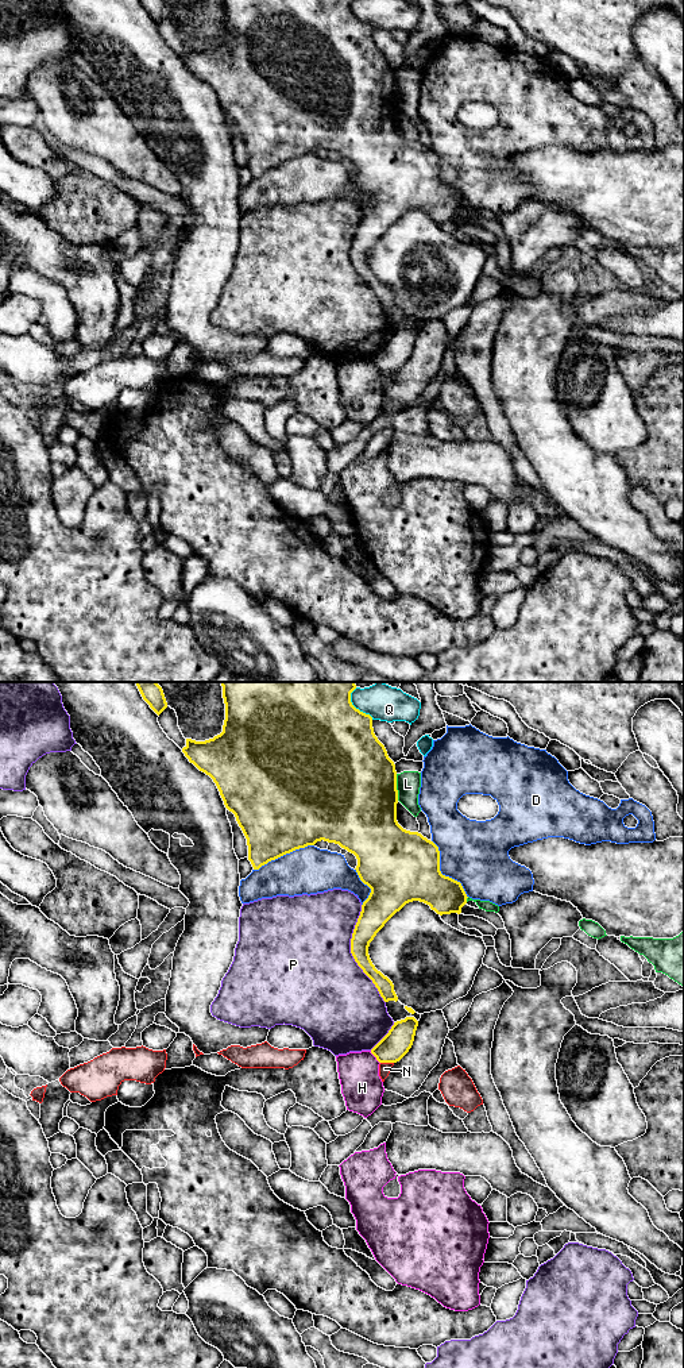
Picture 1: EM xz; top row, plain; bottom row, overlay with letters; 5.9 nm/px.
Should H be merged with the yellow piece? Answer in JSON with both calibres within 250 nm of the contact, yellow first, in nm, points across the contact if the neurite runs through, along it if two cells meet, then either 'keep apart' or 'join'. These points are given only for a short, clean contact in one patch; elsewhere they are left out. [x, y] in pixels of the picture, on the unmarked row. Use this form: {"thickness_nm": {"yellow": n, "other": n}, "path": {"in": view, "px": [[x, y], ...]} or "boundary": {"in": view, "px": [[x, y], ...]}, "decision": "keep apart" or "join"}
{"thickness_nm": {"yellow": 170, "other": 260}, "boundary": {"in": "xz", "px": [[370, 359], [379, 372]]}, "decision": "keep apart"}

